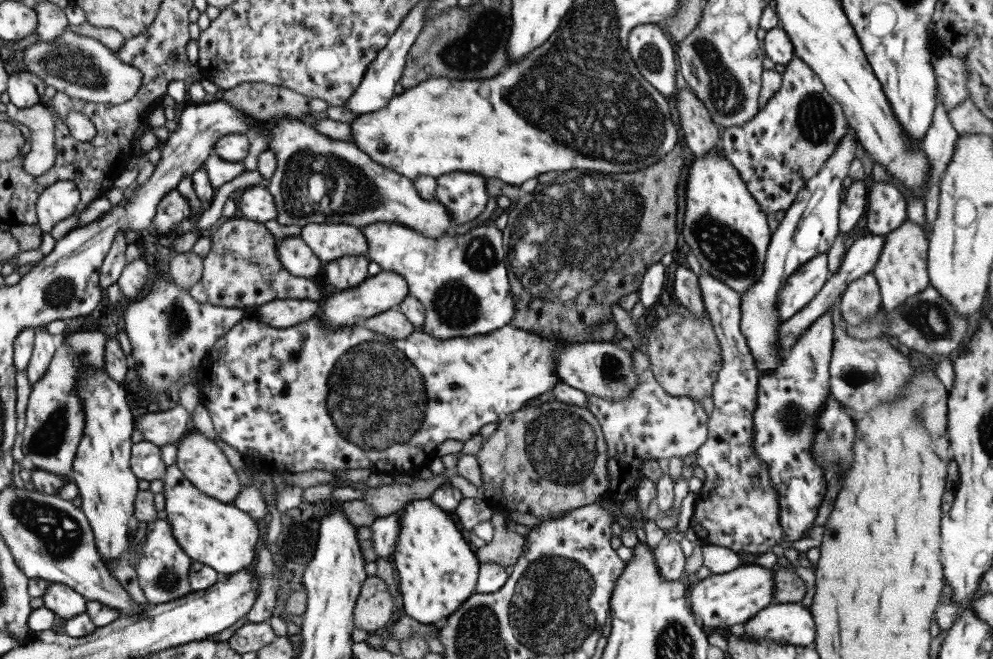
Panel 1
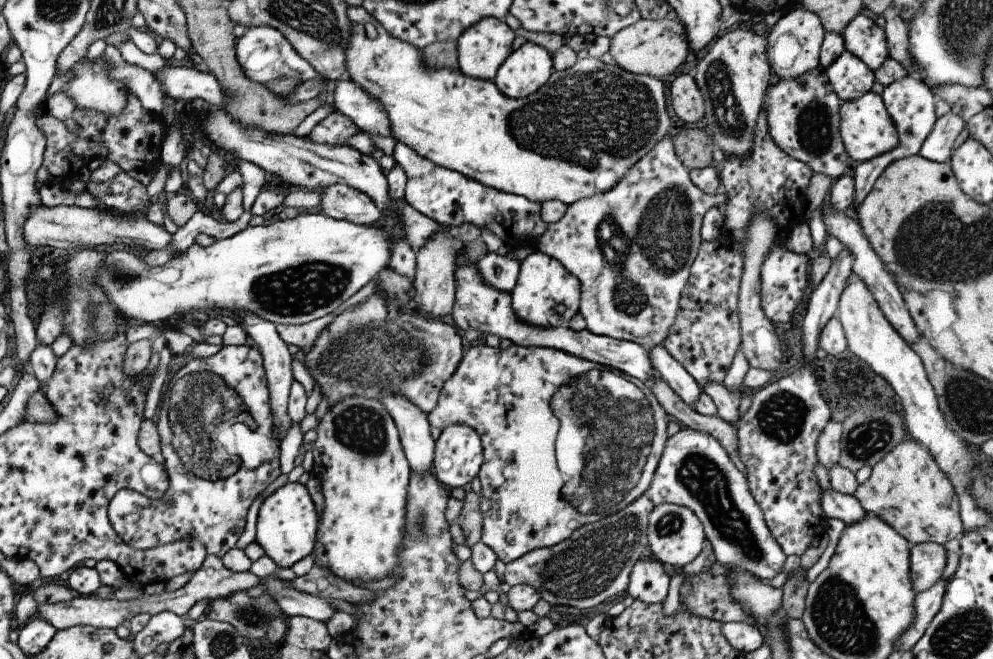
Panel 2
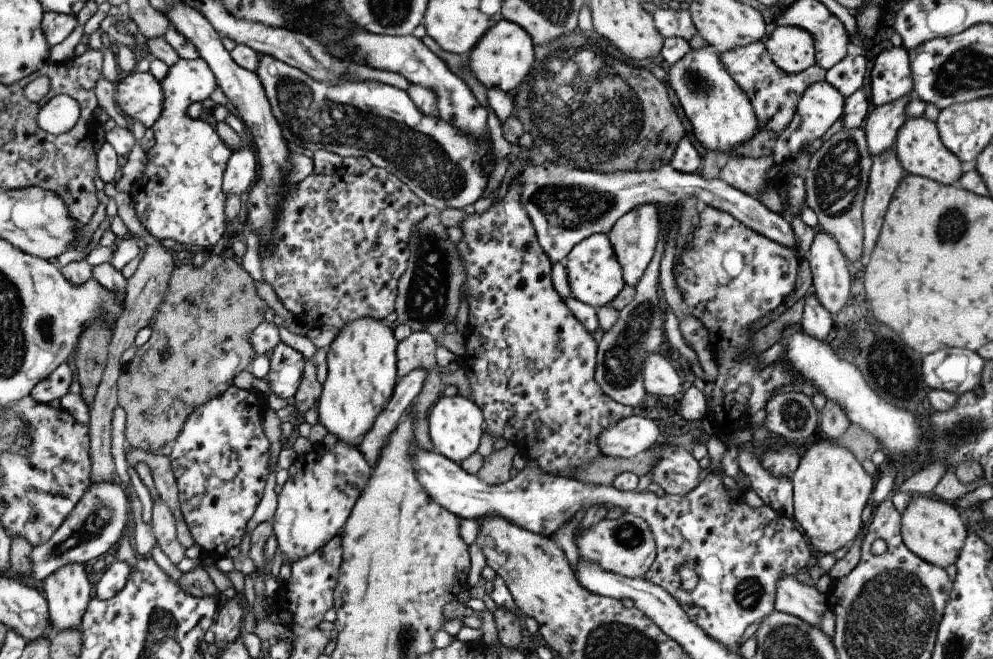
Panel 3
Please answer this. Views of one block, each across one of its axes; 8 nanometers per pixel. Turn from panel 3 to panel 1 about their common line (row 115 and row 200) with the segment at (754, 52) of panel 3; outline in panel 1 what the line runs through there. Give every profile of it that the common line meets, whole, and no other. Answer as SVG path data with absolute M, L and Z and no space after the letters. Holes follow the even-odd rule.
M795 56L785 67L779 91L755 118L746 122L745 126L725 129L719 147L732 166L738 170L750 194L766 215L774 214L778 210L786 211L792 206L796 194L806 186L810 178L816 176L824 163L830 159L830 155L836 151L842 135L850 129L842 107L825 89L823 82L808 64Z

